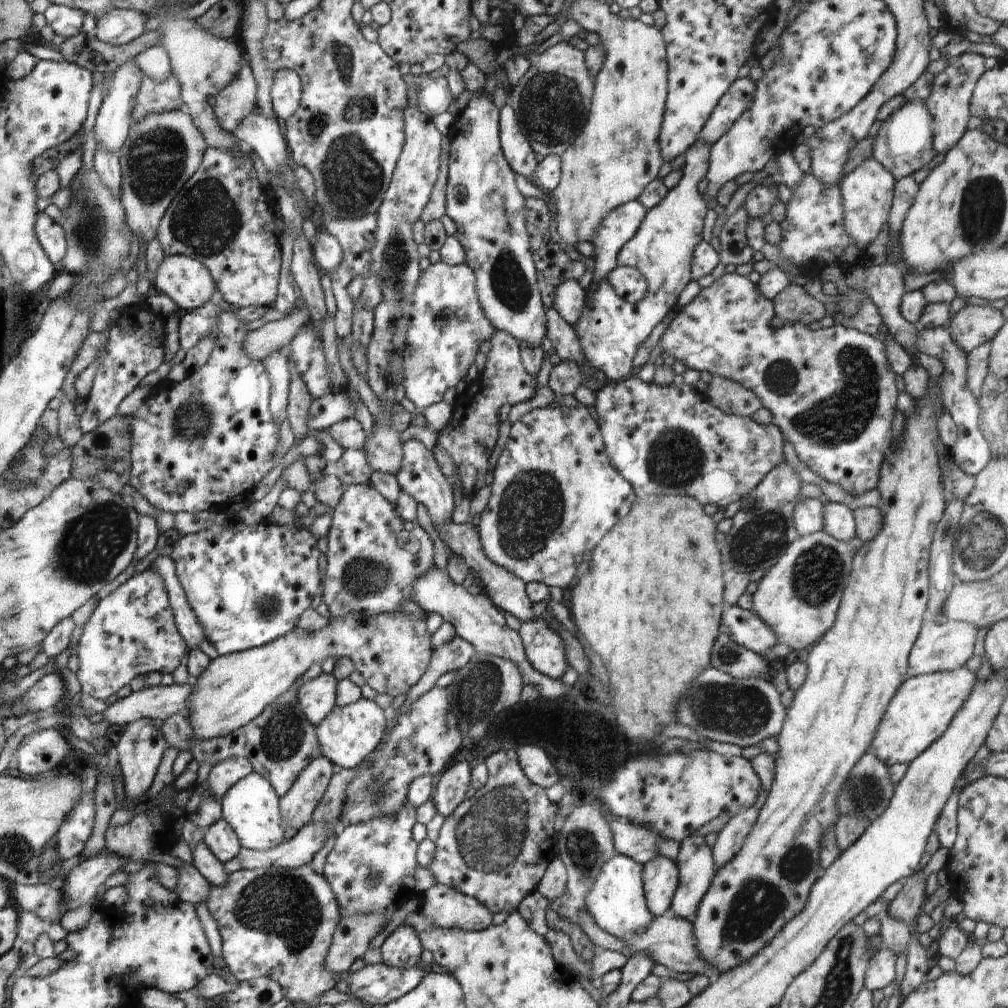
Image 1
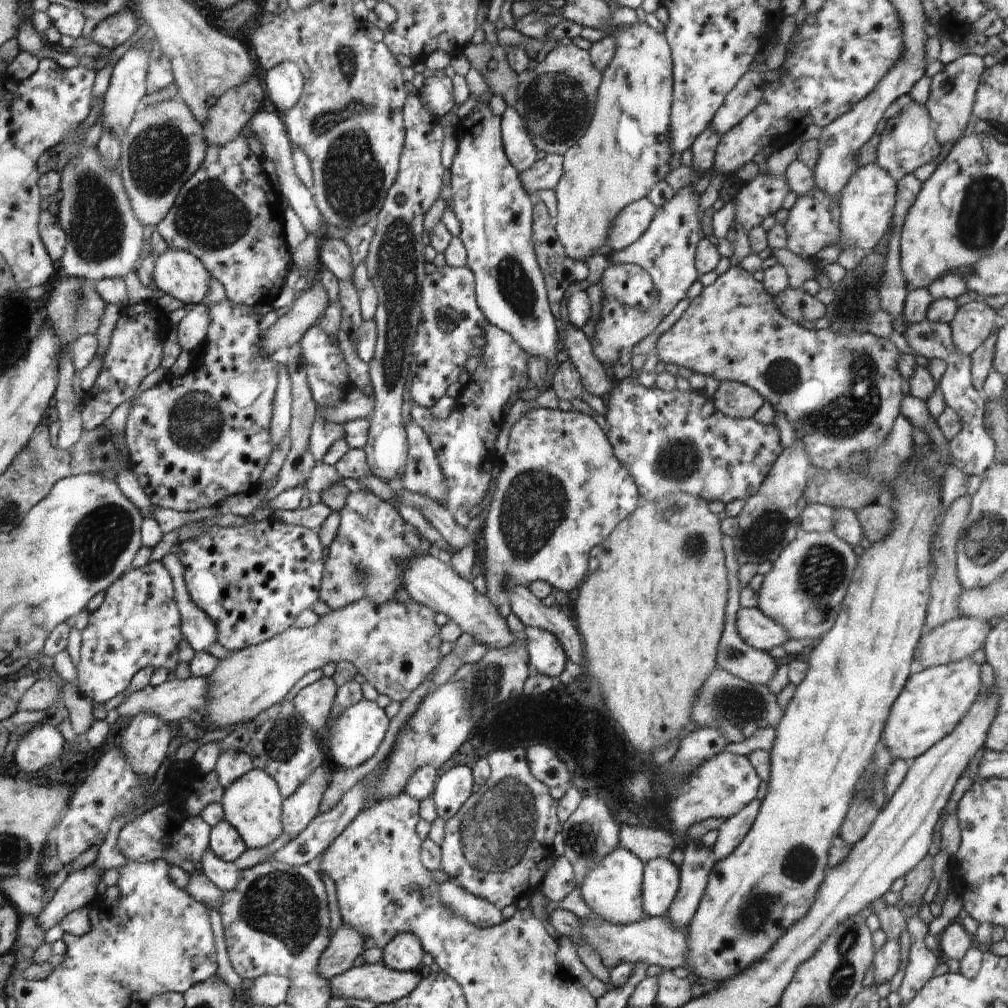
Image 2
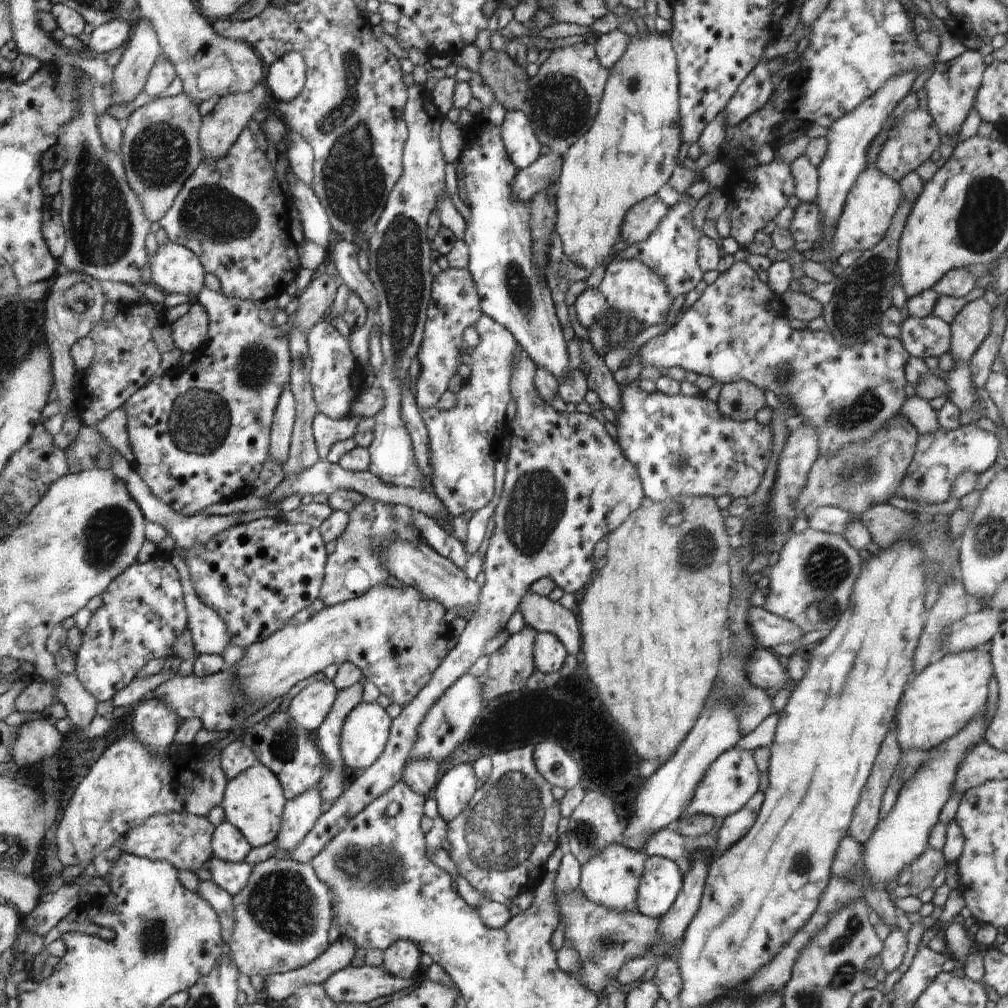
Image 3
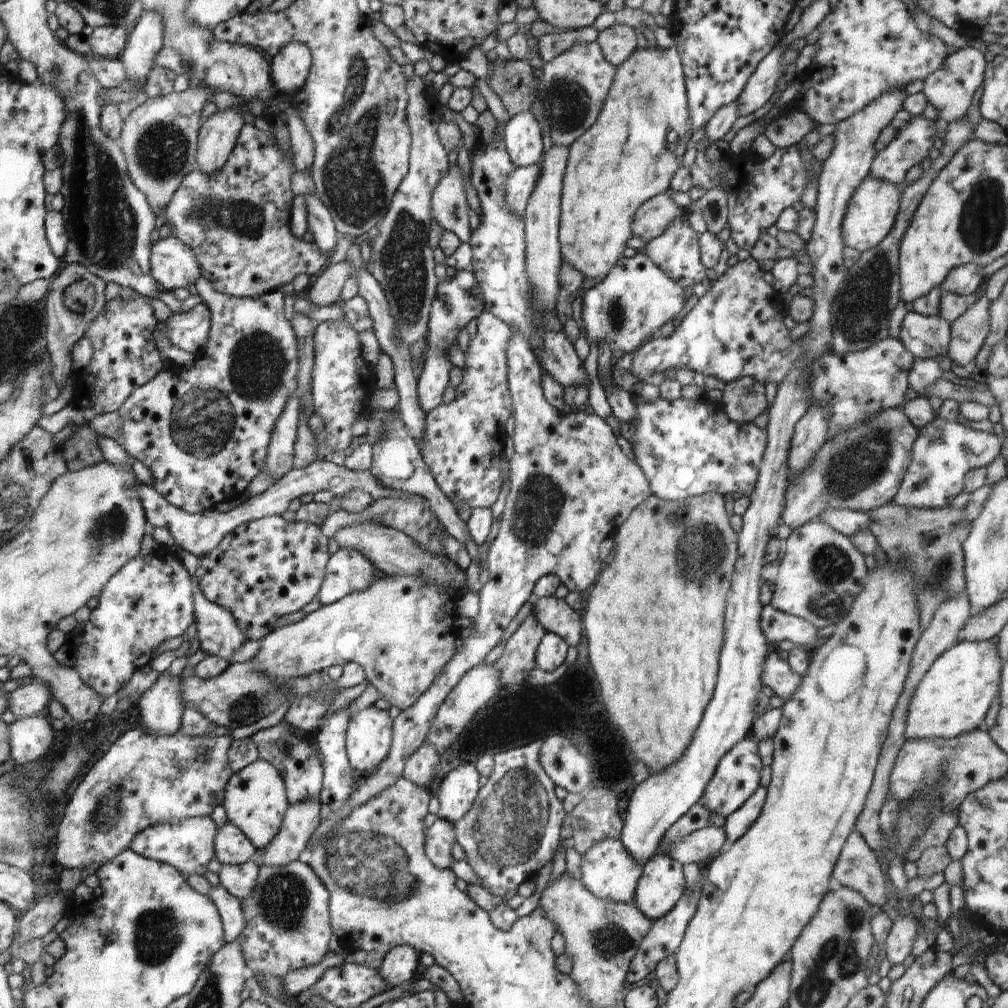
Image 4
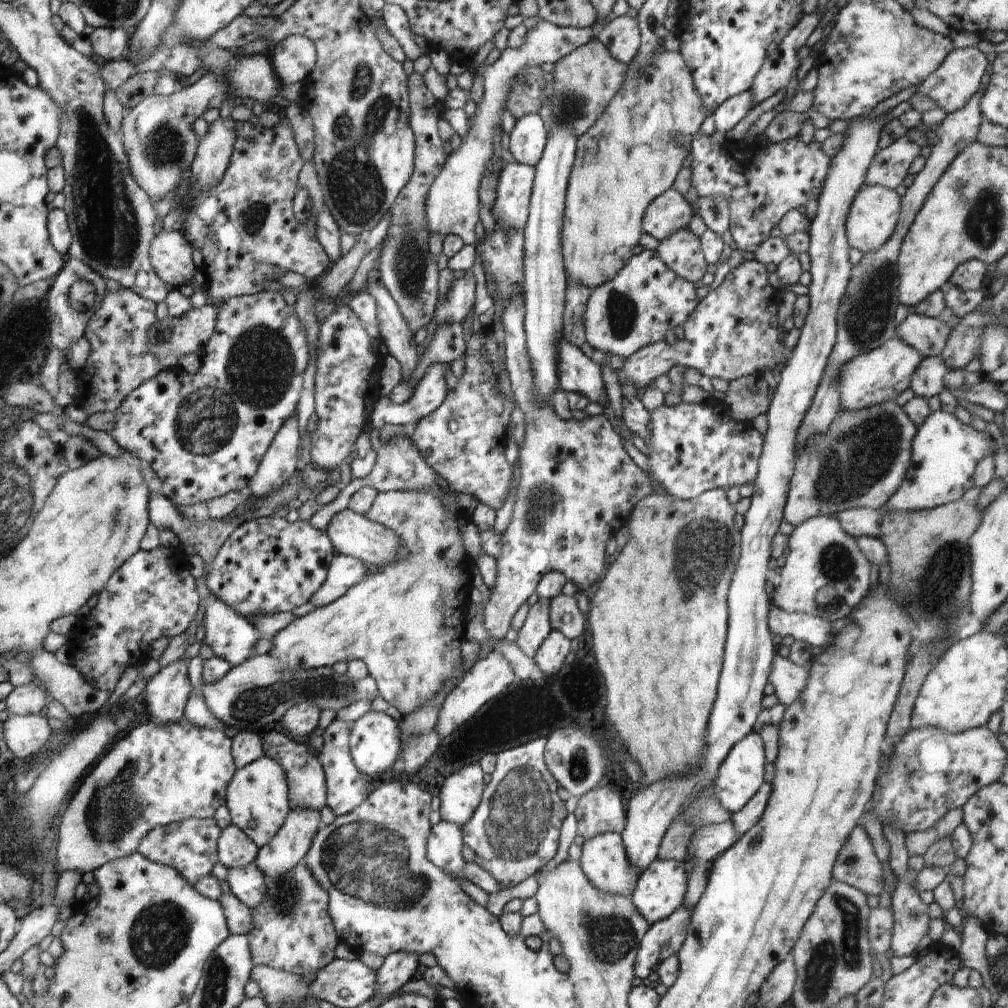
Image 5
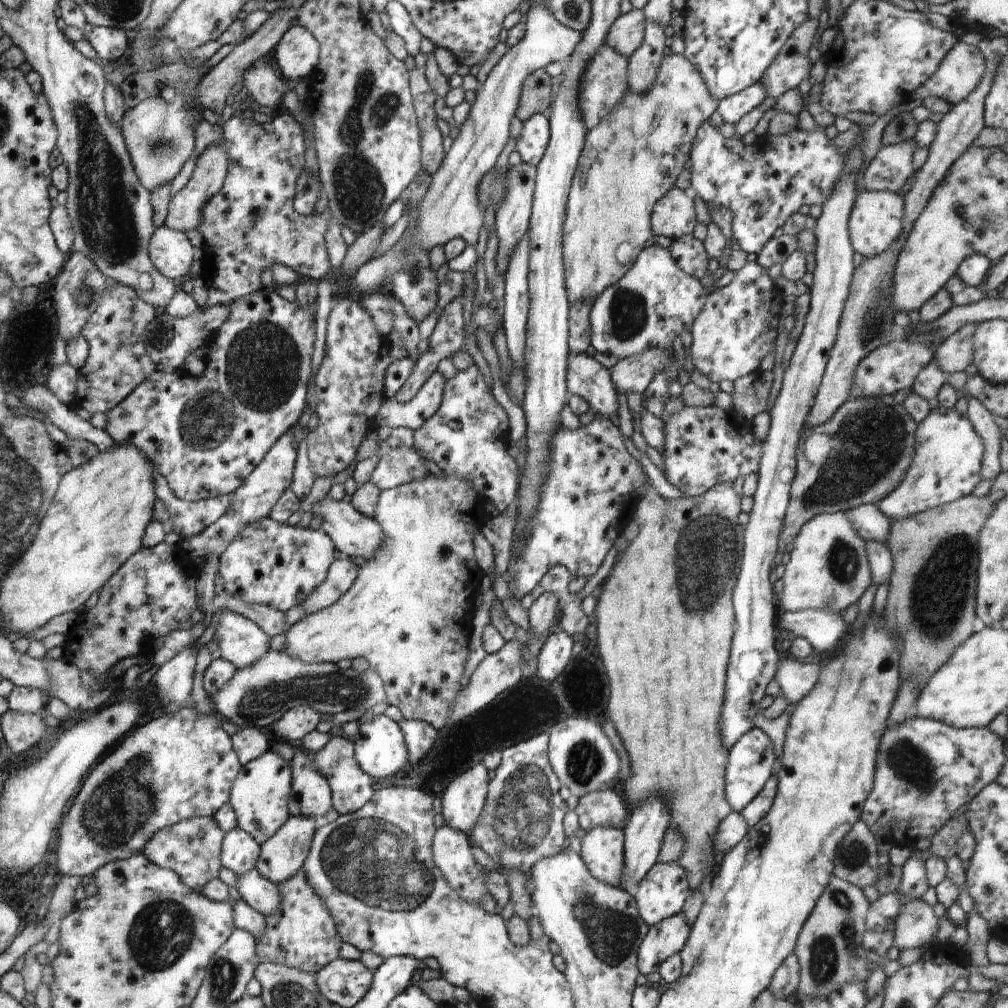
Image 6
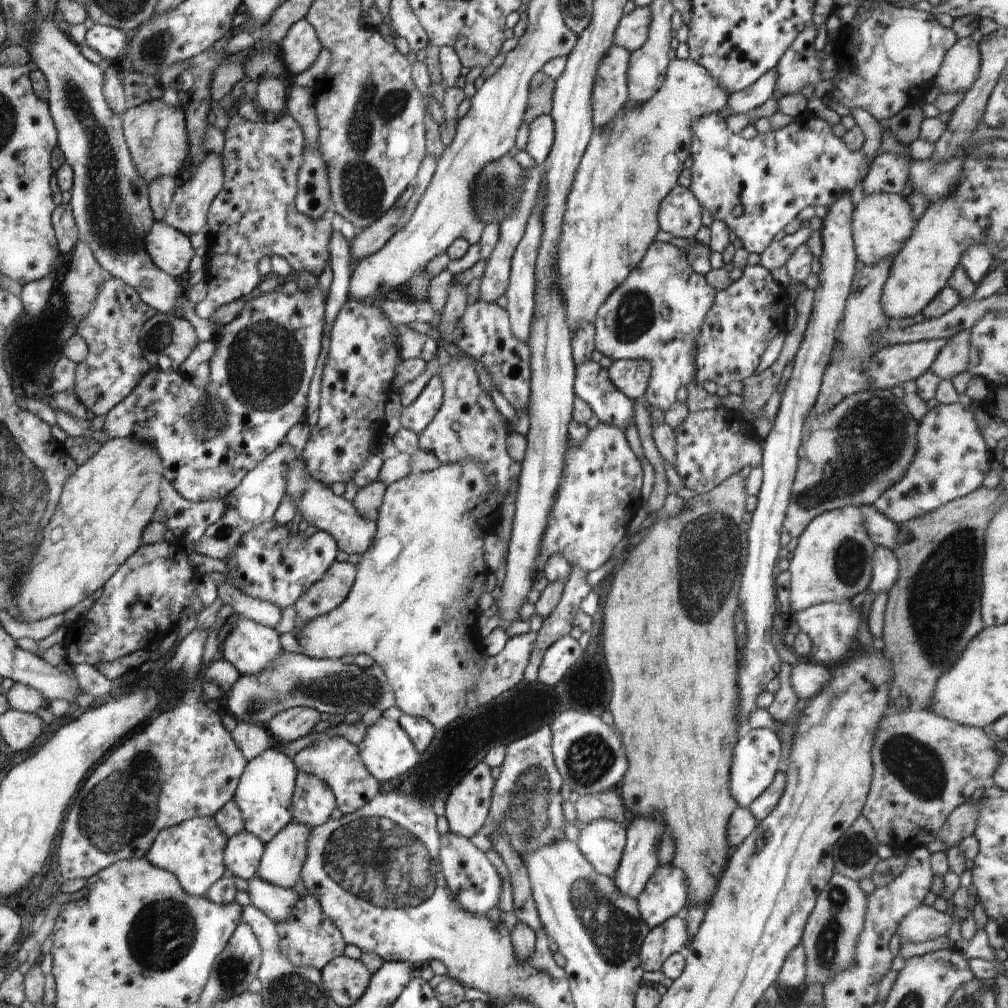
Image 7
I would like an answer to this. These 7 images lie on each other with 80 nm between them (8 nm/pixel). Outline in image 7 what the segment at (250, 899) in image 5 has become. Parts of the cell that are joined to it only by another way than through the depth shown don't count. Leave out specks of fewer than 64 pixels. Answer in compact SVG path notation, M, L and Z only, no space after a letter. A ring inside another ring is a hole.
M257 874L248 879L248 888L245 890L254 908L267 913L277 924L289 919L294 911L298 895L294 889L266 882Z

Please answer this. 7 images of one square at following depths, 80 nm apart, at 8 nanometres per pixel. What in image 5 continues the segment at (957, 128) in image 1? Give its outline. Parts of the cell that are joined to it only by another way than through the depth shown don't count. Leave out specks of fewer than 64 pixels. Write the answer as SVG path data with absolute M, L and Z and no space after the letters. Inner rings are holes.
M978 48L953 49L944 58L940 67L932 72L932 75L928 76L923 84L918 86L917 91L912 96L922 94L922 96L932 98L938 104L938 107L949 115L956 110L960 110L960 108L964 108L972 94L980 89L986 68L988 68L987 56L980 52Z

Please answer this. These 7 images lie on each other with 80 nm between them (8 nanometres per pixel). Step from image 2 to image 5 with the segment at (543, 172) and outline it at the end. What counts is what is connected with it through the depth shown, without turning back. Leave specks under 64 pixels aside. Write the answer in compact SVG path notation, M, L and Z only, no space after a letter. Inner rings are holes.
M512 162L500 172L492 216L498 228L524 230L529 216L535 168Z

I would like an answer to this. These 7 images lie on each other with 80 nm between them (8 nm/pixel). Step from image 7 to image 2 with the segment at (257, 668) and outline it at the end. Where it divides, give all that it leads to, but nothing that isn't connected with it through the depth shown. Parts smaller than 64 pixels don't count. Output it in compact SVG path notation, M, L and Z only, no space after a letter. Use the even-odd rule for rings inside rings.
M168 553L160 562L166 566L174 580L176 602L182 614L184 638L196 653L207 651L211 644L218 642L218 626L192 600L180 558Z

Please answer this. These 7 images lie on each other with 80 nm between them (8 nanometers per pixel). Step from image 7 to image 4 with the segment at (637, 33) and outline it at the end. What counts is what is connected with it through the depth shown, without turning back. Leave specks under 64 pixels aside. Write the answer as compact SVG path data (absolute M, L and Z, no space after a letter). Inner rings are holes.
M615 24L597 34L596 41L610 64L619 67L638 47L635 29Z

